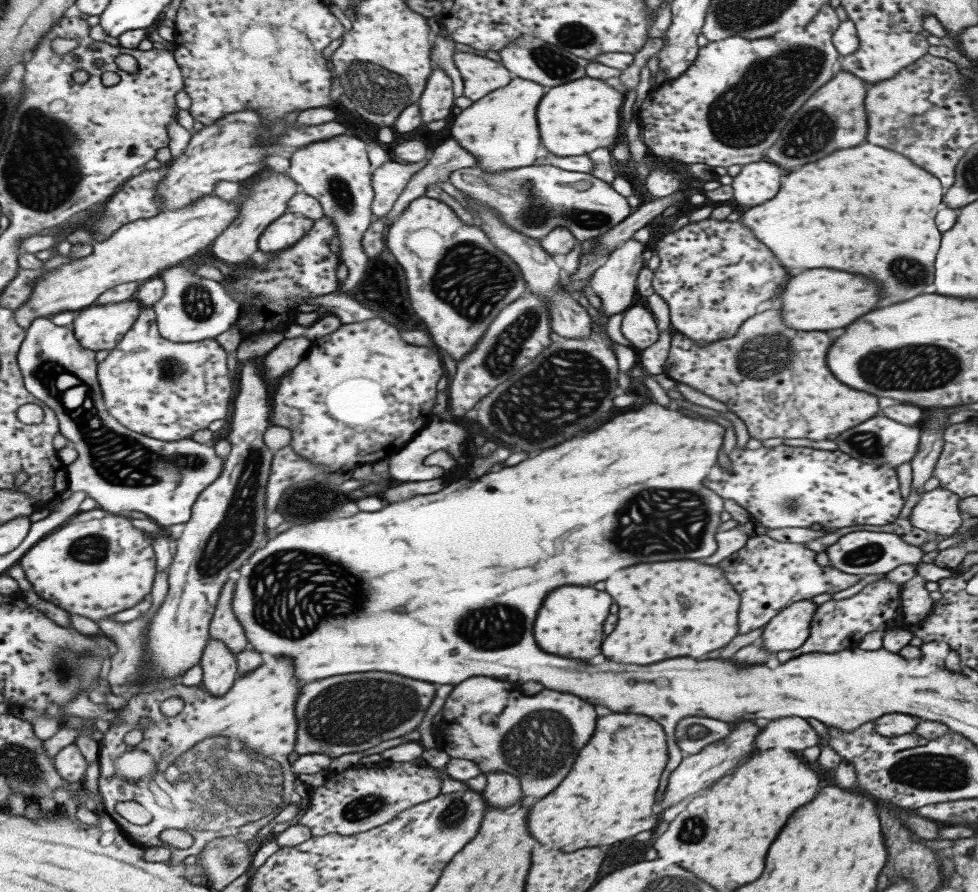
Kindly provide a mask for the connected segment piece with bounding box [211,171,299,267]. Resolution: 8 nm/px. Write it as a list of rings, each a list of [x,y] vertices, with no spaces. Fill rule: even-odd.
[[[273,173],[269,176],[259,178],[259,181],[251,183],[252,188],[248,190],[248,196],[245,201],[239,204],[239,213],[231,225],[227,225],[225,231],[215,238],[211,244],[211,254],[215,260],[222,261],[227,266],[237,266],[249,263],[249,256],[258,250],[258,239],[263,230],[279,216],[286,214],[287,202],[293,197],[293,194],[299,190],[299,187],[286,173]]]

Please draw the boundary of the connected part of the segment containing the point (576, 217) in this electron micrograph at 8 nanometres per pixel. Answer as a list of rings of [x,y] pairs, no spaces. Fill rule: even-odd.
[[[475,165],[474,167],[453,170],[448,174],[448,181],[457,190],[460,190],[464,197],[487,204],[489,209],[493,209],[497,213],[497,217],[501,219],[505,227],[531,239],[543,238],[555,228],[567,229],[576,240],[575,246],[565,254],[564,264],[561,268],[568,276],[577,270],[578,257],[581,254],[584,240],[602,236],[631,214],[626,198],[613,191],[606,182],[595,178],[591,173],[569,172],[551,165],[529,165],[494,173],[488,173]]]

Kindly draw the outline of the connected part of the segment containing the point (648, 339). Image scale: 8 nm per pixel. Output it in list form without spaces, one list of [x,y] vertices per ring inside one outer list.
[[[633,304],[622,312],[620,330],[623,338],[634,349],[647,348],[655,343],[659,336],[655,319],[649,310]]]

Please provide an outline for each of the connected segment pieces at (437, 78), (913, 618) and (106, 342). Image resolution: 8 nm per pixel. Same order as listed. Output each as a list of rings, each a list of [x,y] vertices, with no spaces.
[[[433,67],[427,77],[424,89],[417,100],[423,124],[431,120],[444,119],[451,111],[453,96],[451,96],[451,80],[443,74],[441,68]]]
[[[916,574],[900,588],[900,613],[908,626],[923,620],[932,610],[932,600],[924,589],[924,580]]]
[[[137,301],[91,304],[77,312],[70,326],[77,343],[94,353],[111,350],[131,328],[139,312]]]

